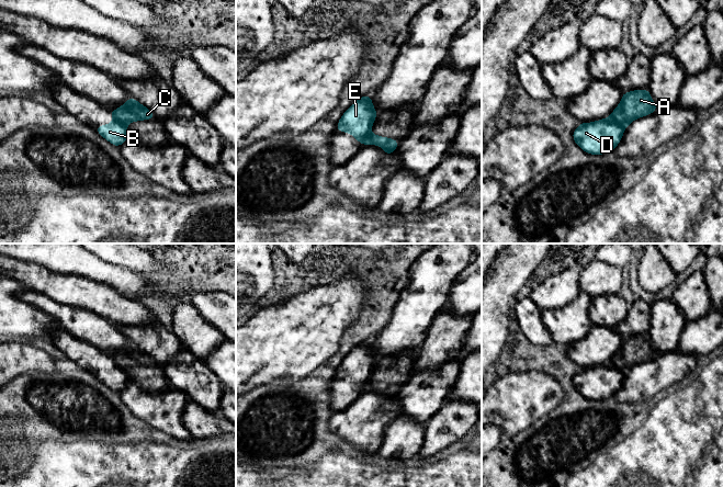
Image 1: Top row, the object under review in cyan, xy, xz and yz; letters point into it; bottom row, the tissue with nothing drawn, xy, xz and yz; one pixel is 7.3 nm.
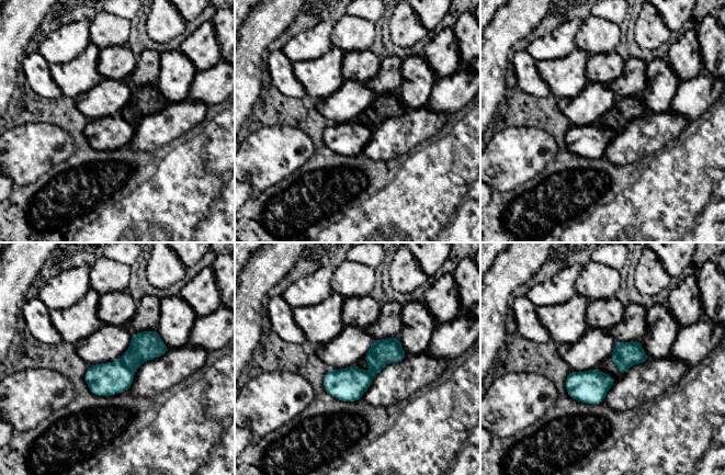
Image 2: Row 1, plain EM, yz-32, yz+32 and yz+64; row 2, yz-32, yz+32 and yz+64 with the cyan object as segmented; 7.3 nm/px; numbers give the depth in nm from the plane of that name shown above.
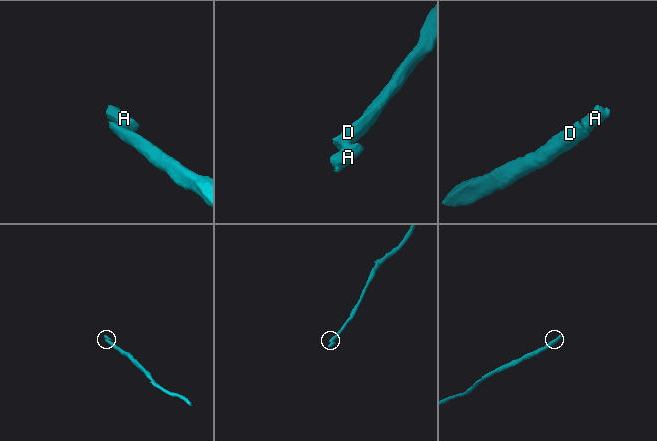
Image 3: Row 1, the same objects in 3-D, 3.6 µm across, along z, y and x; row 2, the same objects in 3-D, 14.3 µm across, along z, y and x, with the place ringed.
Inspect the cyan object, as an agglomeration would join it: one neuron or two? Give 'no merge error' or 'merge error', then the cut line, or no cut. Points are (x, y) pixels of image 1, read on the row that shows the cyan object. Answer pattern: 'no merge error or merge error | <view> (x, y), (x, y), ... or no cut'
merge error | yz (610, 116), (623, 128)

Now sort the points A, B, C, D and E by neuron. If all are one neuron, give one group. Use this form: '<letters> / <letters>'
A C / B D E

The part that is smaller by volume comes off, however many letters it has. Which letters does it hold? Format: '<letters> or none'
A, C

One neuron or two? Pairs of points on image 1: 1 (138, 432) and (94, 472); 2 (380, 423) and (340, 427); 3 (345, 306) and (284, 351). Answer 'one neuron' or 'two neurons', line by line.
1: two neurons
2: one neuron
3: one neuron

